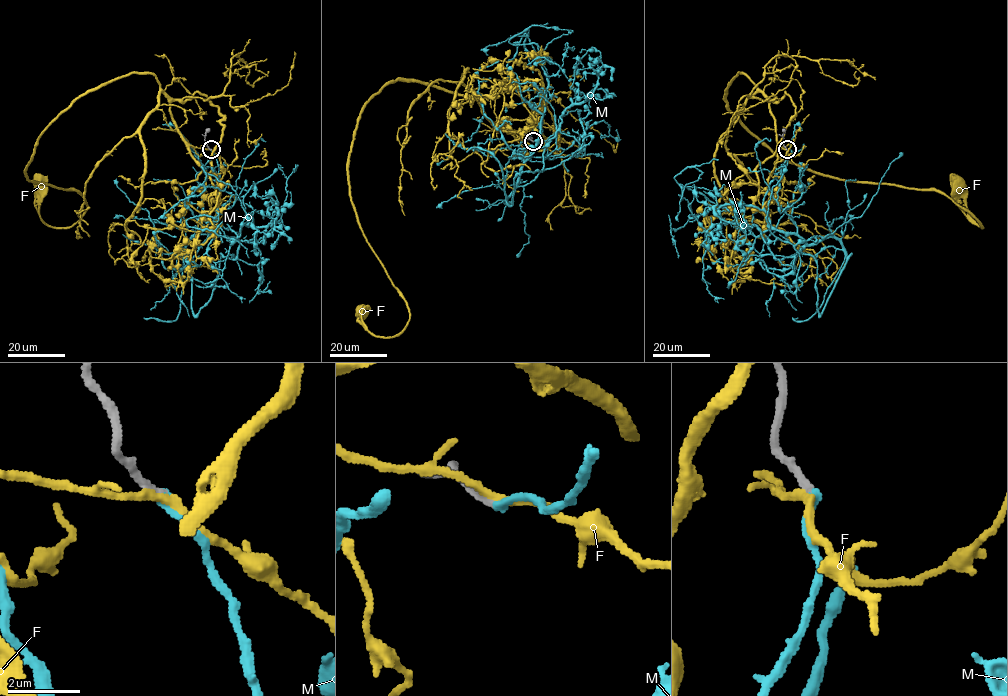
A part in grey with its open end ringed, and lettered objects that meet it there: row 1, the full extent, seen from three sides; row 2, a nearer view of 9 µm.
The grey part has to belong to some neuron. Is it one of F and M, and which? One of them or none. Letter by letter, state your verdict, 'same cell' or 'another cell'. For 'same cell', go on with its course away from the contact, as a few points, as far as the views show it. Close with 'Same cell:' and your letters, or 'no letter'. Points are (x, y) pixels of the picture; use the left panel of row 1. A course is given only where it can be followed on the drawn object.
F: another cell
M: same cell; course (210, 149), (217, 229), (184, 255), (195, 315), (243, 225), (275, 220), (276, 202), (253, 181)
Same cell: M

